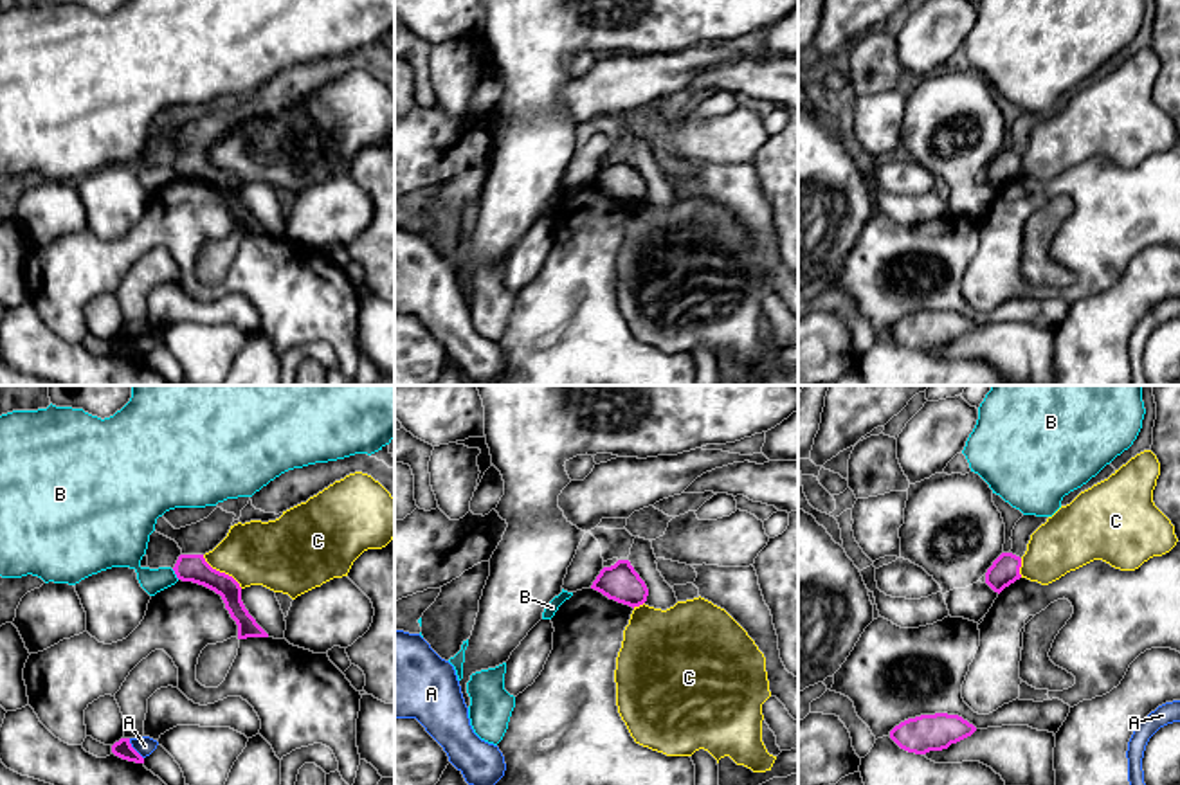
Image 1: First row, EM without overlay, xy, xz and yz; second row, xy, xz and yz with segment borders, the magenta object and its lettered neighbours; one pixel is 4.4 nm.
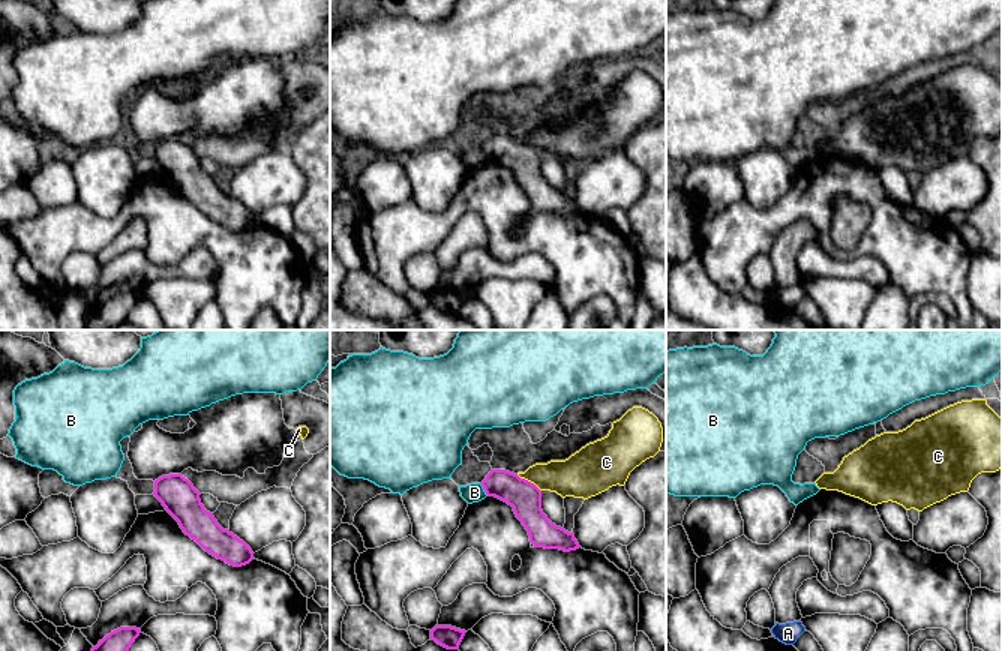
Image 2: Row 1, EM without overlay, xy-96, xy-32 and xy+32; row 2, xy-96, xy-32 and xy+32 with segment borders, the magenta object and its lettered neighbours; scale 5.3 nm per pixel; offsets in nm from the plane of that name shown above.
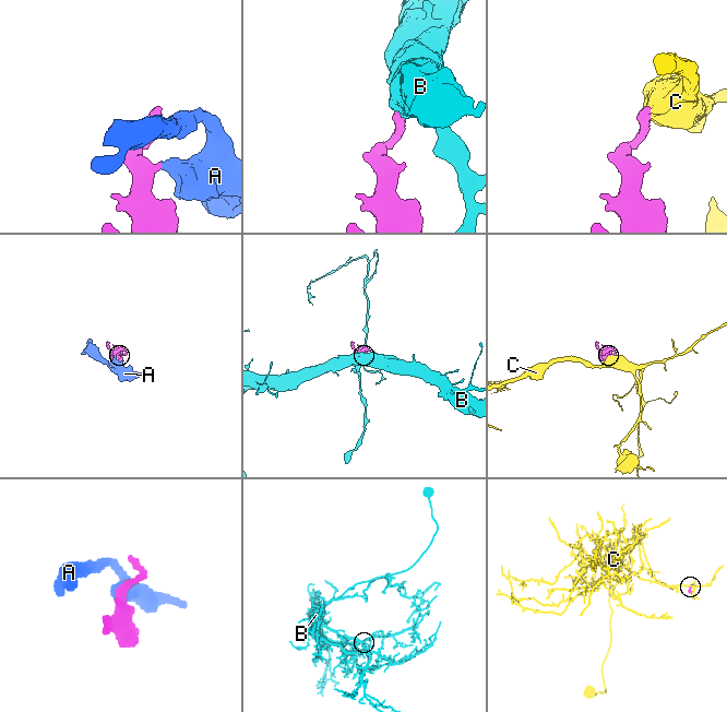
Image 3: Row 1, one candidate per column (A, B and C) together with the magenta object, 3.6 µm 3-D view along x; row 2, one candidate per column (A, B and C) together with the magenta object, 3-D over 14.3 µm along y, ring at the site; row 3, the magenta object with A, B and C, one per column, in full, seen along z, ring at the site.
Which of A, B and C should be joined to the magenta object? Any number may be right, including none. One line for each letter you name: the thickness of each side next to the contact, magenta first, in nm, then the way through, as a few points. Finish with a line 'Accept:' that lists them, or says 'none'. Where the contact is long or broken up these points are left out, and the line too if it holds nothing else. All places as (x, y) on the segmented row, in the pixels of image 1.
Accept: none

